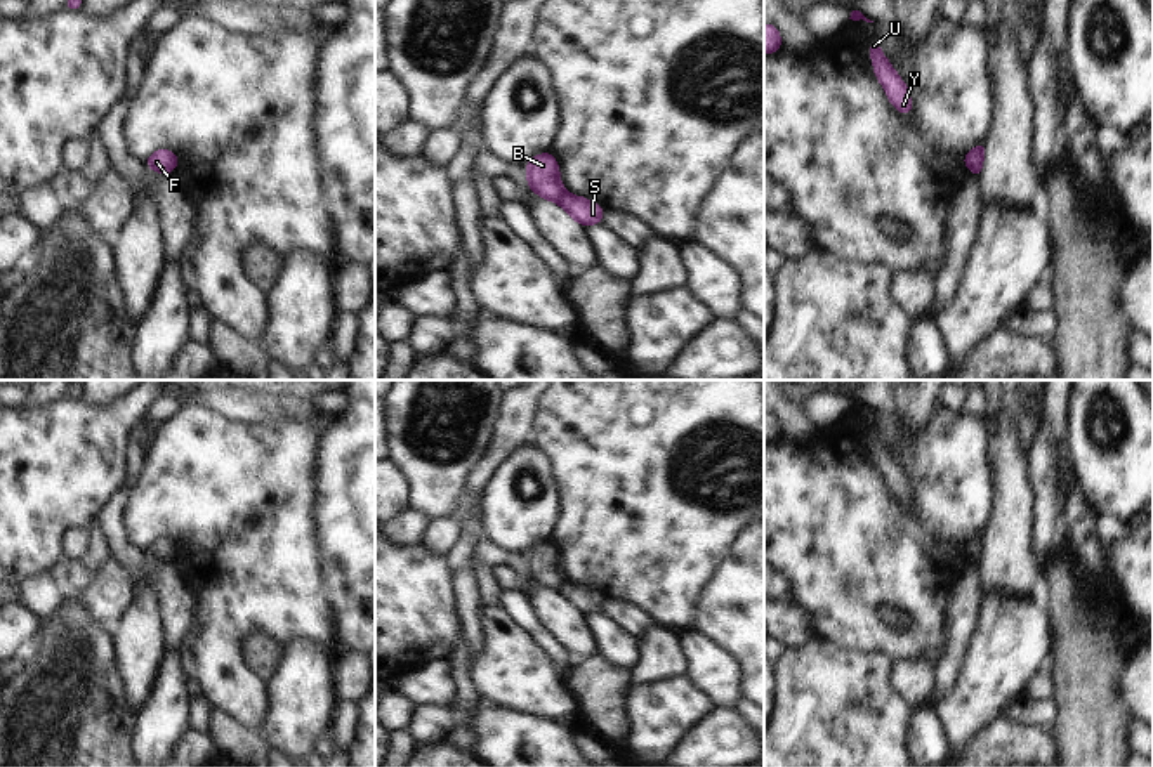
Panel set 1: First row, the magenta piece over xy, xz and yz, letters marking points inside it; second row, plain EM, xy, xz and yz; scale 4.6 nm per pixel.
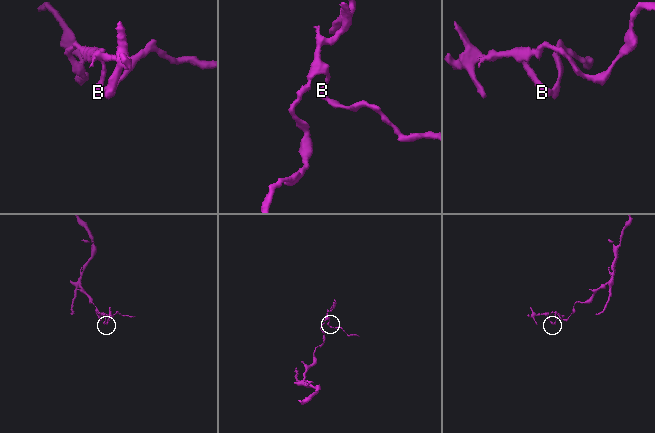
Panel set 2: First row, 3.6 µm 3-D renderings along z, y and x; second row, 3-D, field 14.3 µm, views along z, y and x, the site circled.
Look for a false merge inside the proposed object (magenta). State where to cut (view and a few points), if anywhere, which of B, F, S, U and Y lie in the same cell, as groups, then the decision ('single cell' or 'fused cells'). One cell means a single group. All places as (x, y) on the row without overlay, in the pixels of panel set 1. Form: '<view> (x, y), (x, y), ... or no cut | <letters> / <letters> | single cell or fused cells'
xz (565, 580), (558, 590) | B F U Y / S | fused cells

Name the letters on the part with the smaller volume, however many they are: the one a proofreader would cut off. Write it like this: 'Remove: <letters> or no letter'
Remove: S

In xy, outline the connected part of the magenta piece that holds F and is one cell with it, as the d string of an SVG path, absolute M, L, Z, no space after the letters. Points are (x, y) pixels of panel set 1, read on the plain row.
M158 538L144 552L158 562L170 564L175 543L170 538Z

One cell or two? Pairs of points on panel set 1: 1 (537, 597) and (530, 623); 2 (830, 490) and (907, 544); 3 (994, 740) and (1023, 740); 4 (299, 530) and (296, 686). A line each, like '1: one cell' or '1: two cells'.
1: two cells
2: one cell
3: one cell
4: two cells

